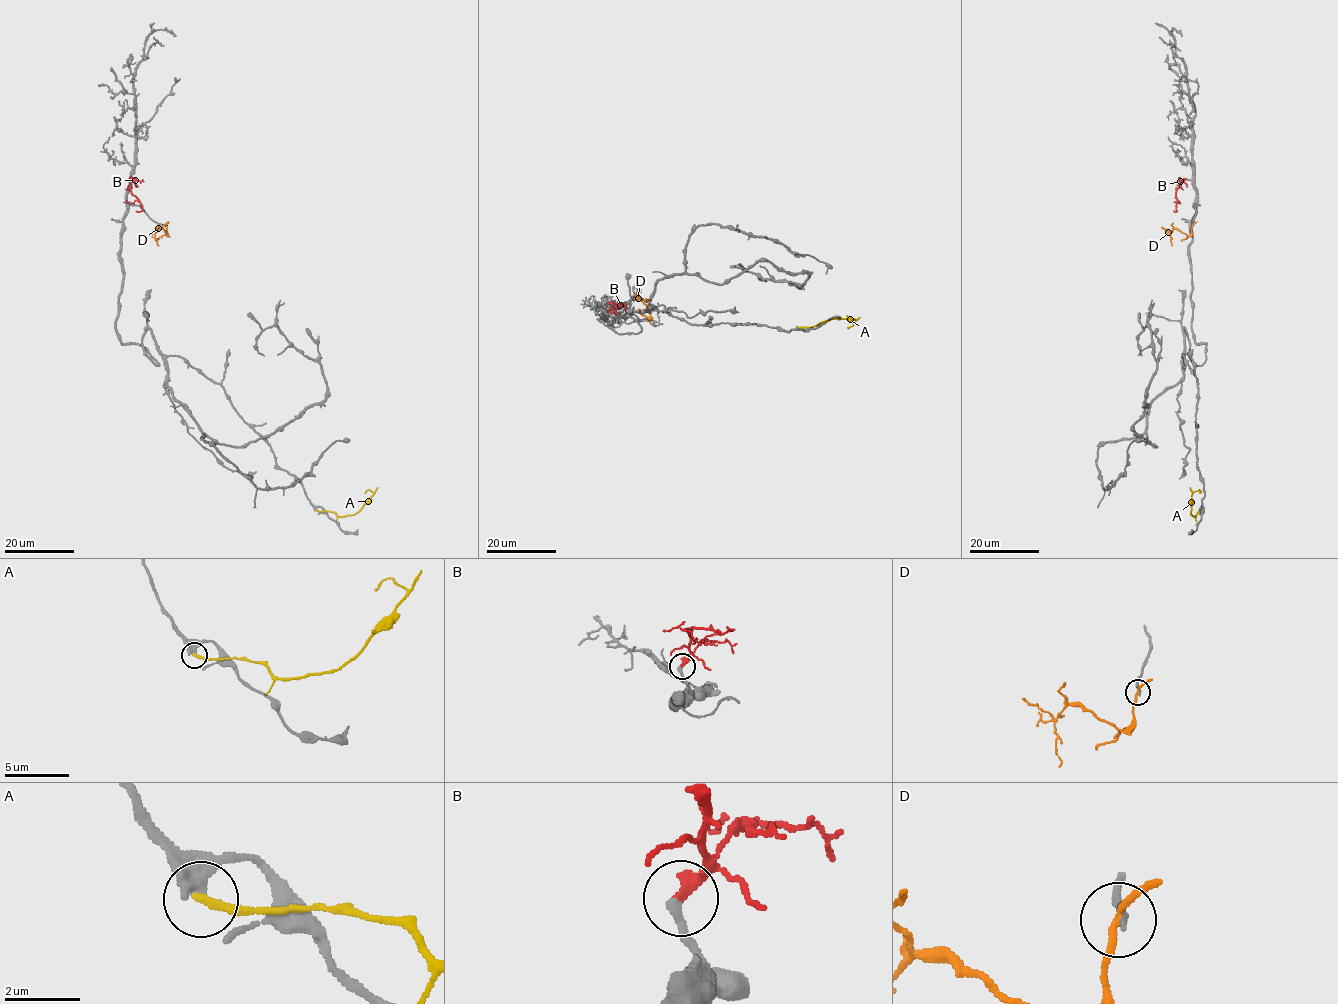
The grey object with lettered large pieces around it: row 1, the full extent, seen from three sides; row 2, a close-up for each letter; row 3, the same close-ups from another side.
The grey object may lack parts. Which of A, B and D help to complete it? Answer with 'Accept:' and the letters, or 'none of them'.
Accept: B

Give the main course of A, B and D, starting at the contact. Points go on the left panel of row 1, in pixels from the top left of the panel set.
A: (316, 510), (330, 511), (338, 516), (353, 515), (373, 492), (368, 489), (365, 492)
B: (129, 179), (132, 194), (143, 209), (136, 211)
D: (165, 225), (168, 235), (160, 228), (155, 234), (158, 245)

